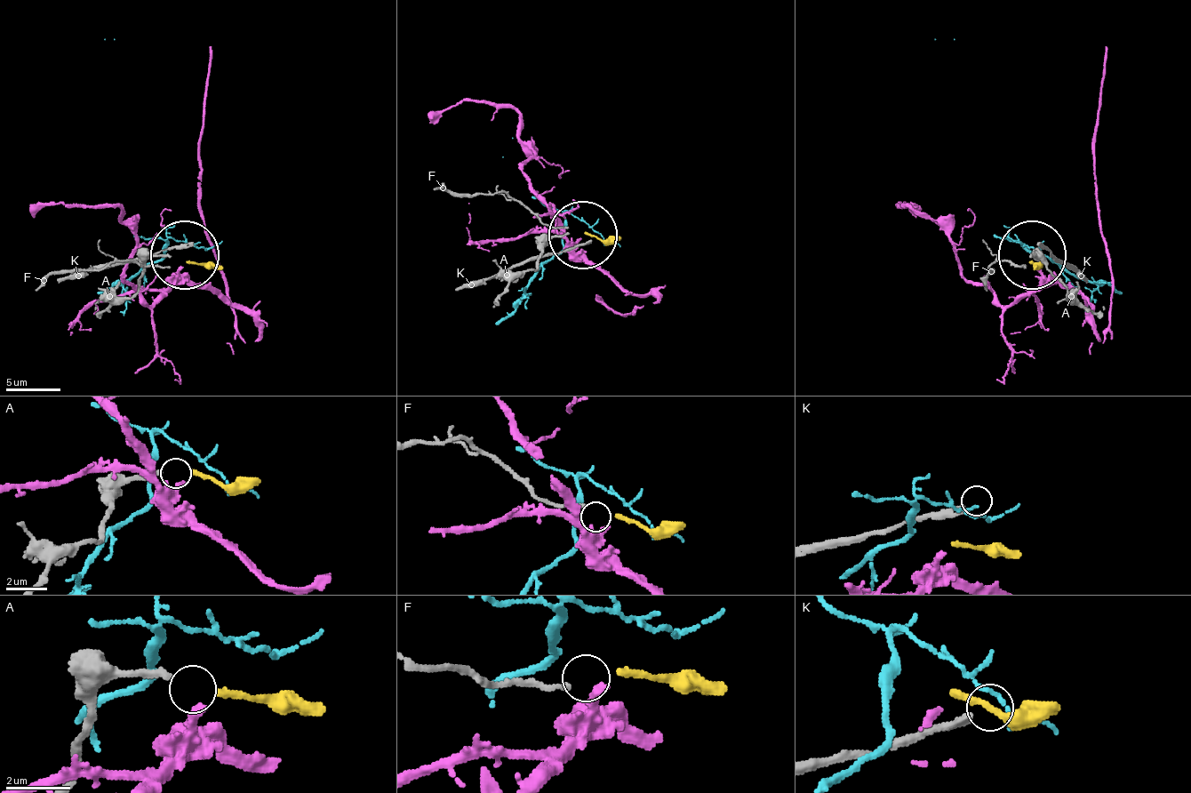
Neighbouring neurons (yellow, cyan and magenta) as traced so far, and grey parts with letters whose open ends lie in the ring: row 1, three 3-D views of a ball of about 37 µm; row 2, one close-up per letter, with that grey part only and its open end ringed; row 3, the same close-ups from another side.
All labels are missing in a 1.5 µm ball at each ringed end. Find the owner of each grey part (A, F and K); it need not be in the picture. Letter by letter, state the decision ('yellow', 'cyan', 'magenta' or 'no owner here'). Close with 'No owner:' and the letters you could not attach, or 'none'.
A: yellow
F: magenta
K: no owner here
No owner: K

